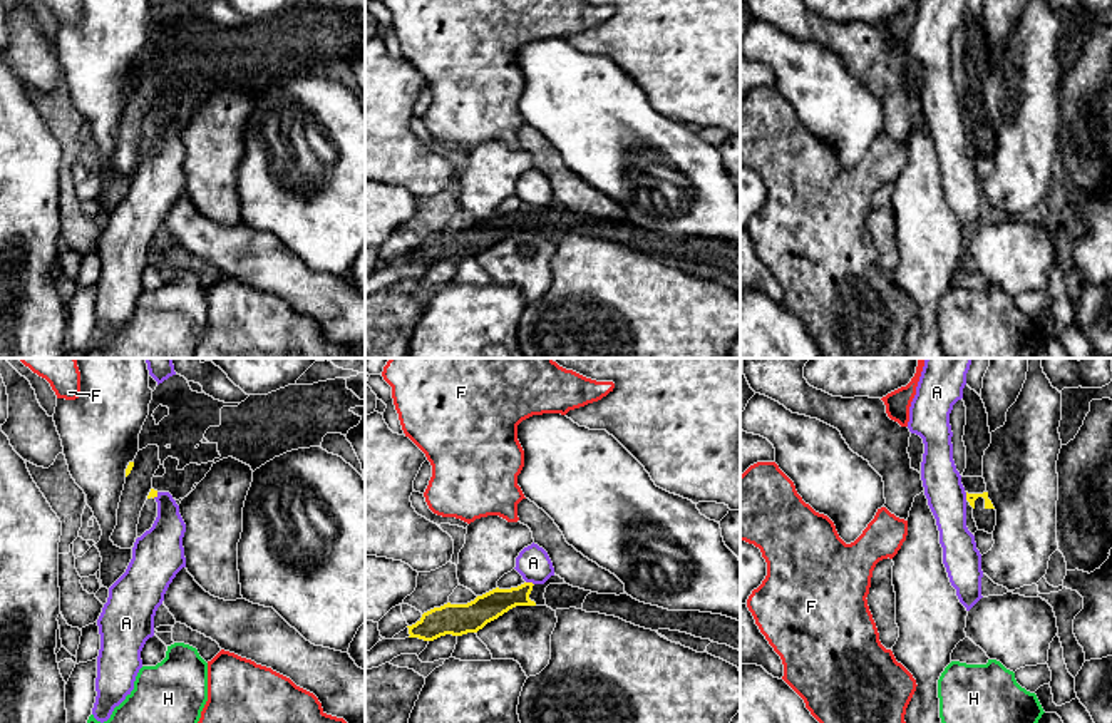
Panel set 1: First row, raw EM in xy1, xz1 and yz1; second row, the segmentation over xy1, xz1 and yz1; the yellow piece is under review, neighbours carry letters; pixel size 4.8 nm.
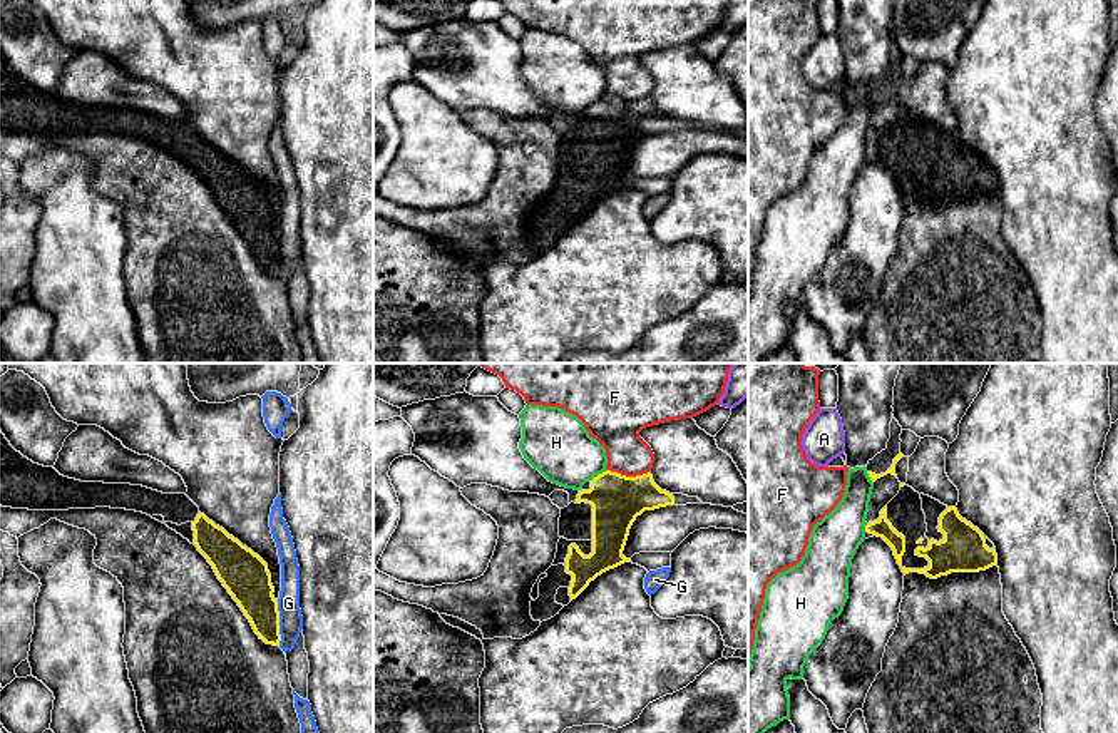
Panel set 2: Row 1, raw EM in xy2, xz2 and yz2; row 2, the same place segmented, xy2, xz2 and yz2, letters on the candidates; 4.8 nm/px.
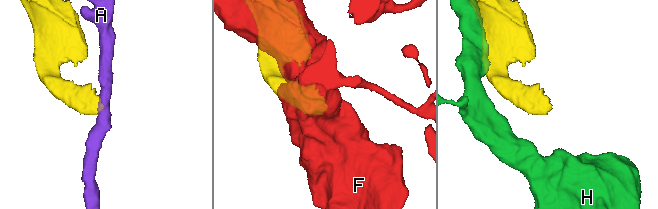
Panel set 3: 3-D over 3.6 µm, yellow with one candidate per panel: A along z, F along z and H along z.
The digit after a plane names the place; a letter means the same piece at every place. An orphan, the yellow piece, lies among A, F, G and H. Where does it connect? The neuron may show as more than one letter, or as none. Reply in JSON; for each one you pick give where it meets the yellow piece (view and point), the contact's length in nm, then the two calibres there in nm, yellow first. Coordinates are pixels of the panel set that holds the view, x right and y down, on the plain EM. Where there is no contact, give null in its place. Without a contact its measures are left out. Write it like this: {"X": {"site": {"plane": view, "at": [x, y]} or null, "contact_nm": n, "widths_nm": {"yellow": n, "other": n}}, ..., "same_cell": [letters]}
{"same_cell": []}

